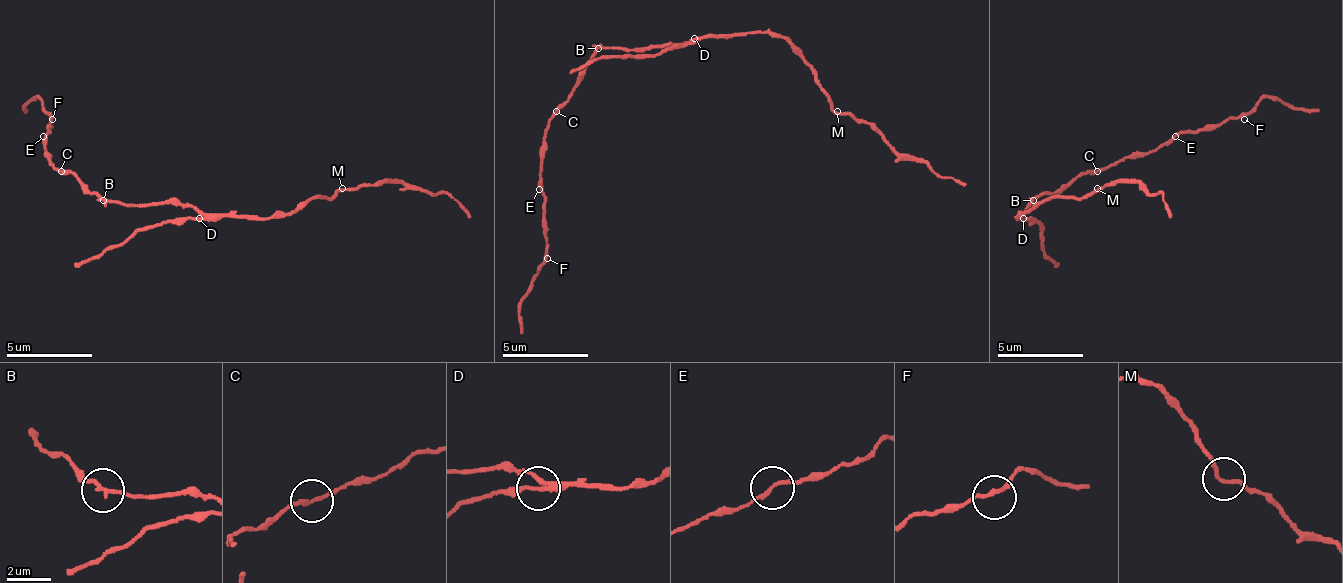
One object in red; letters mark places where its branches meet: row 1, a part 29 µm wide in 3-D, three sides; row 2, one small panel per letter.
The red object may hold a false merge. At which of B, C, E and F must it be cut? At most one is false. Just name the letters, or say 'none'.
B

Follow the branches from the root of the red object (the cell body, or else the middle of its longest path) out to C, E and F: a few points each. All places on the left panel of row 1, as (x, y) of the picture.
C: (156, 205), (121, 205), (117, 201), (104, 201), (74, 175), (65, 175), (61, 171)
E: (156, 205), (121, 205), (117, 201), (104, 201), (74, 175), (65, 175), (48, 158), (48, 141), (43, 136)
F: (156, 205), (121, 205), (117, 201), (104, 201), (74, 175), (65, 175), (48, 158), (48, 128), (52, 119)

